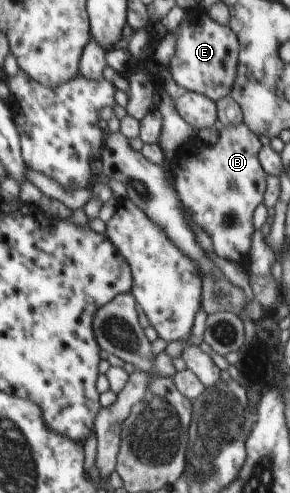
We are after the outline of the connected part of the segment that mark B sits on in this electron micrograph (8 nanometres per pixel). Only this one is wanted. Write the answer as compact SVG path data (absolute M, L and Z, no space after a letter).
M246 124L224 126L219 131L219 139L215 145L202 147L196 157L188 155L184 150L180 150L178 158L170 164L179 201L187 209L192 219L210 235L216 255L230 261L236 261L242 267L246 265L256 230L253 224L253 215L257 205L263 203L267 188L266 178L268 175L259 160L262 146L258 136L252 133Z

